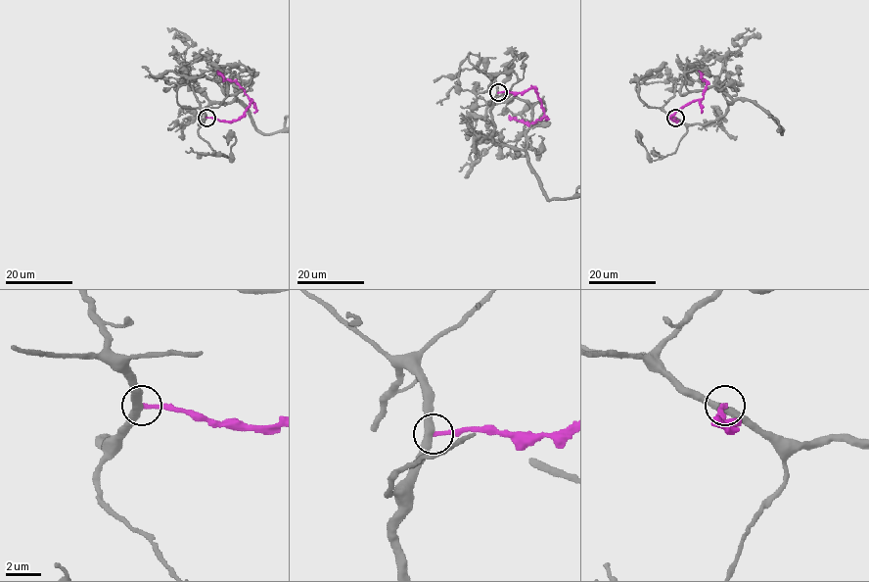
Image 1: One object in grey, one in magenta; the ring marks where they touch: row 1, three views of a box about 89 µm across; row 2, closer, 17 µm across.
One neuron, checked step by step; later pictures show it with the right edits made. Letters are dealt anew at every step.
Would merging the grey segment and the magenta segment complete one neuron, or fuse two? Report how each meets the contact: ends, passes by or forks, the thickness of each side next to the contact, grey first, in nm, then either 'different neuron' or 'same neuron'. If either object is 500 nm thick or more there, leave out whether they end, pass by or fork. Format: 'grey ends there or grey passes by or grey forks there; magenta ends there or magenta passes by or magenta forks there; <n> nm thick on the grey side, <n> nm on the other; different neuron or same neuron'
grey passes by; magenta ends there; 440 nm thick on the grey side, 240 nm on the other; different neuron

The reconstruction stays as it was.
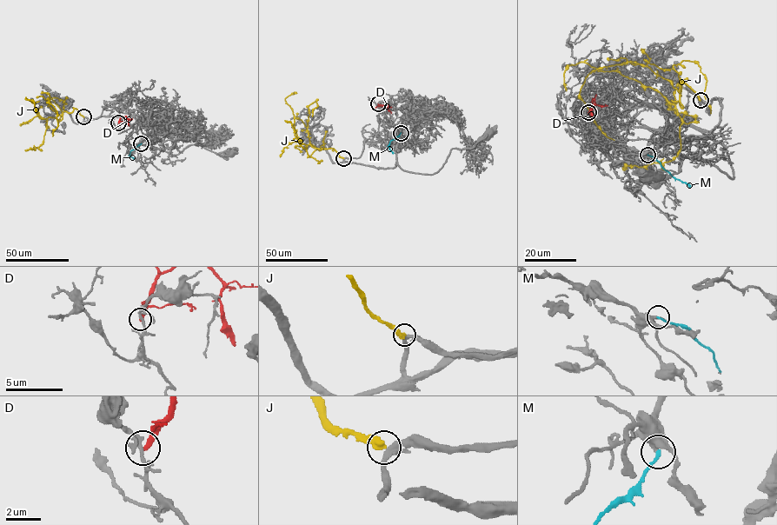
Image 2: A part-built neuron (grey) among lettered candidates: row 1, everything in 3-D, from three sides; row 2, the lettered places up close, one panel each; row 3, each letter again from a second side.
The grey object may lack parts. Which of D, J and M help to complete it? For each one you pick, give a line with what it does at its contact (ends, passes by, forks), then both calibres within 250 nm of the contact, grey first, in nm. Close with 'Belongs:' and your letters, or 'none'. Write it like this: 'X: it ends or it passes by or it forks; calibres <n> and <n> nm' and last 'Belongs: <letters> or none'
Belongs: none

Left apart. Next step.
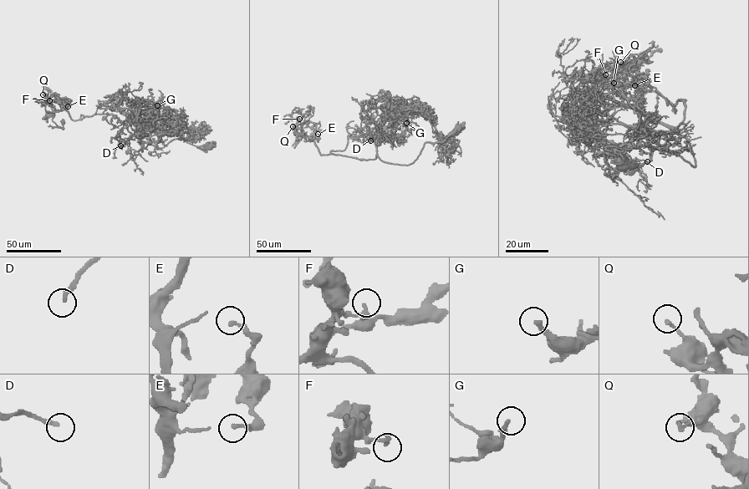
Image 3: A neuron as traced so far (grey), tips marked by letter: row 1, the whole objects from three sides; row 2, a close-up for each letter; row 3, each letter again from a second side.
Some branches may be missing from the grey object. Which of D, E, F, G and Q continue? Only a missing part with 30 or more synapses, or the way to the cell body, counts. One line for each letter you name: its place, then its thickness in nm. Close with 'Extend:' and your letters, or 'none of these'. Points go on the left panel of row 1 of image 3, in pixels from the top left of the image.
D: (120, 145) | 200 nm
G: (157, 105) | 200 nm
Extend: D, G

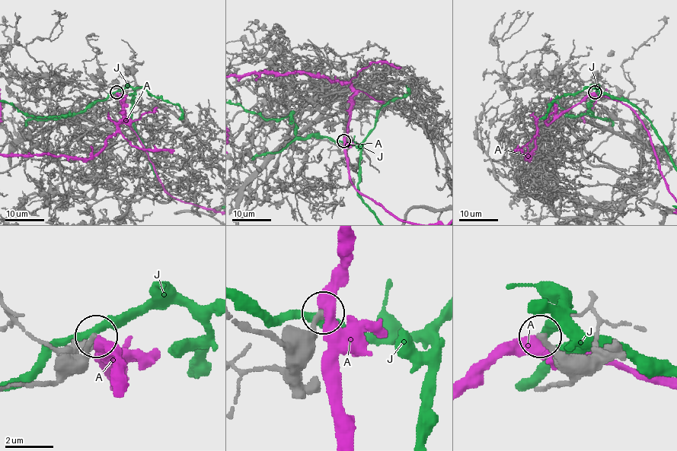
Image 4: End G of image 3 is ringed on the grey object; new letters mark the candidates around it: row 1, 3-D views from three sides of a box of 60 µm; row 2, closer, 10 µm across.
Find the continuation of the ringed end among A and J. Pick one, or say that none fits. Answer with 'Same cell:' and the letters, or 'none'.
Same cell: none

